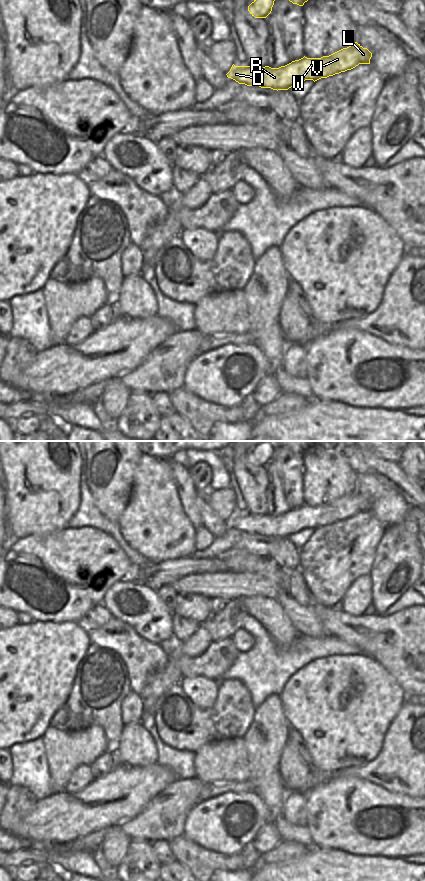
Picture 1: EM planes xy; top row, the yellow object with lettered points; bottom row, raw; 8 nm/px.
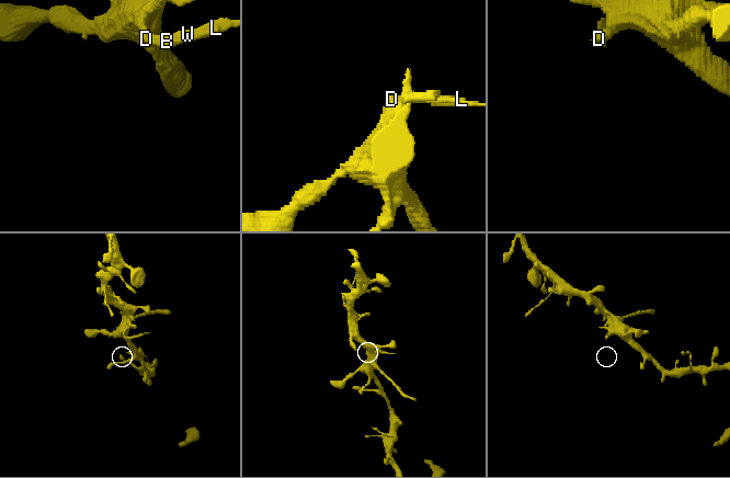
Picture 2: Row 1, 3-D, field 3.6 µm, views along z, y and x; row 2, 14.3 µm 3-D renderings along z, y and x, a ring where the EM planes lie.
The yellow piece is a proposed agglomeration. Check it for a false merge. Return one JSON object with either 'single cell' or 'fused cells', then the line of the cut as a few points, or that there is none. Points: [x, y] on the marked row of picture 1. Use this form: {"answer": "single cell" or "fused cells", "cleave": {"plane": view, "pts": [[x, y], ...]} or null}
{"answer": "single cell", "cleave": null}

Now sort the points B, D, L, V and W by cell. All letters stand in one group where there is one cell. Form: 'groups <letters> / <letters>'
groups B D L V W

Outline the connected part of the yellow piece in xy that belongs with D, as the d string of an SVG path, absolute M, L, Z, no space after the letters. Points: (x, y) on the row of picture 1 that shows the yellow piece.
M355 42L347 48L343 48L329 56L321 58L303 57L299 60L281 66L271 68L253 68L251 66L232 65L226 74L239 84L247 86L259 86L273 90L288 90L289 88L305 81L314 82L321 79L351 70L359 64L370 64L372 53Z

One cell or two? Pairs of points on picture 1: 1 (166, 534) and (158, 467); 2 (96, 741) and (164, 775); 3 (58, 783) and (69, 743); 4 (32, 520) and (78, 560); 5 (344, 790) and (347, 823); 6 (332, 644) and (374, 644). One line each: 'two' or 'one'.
1: one
2: two
3: one
4: two
5: one
6: two

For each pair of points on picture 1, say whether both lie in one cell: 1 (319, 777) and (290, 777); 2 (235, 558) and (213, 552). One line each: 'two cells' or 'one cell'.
1: two cells
2: two cells

